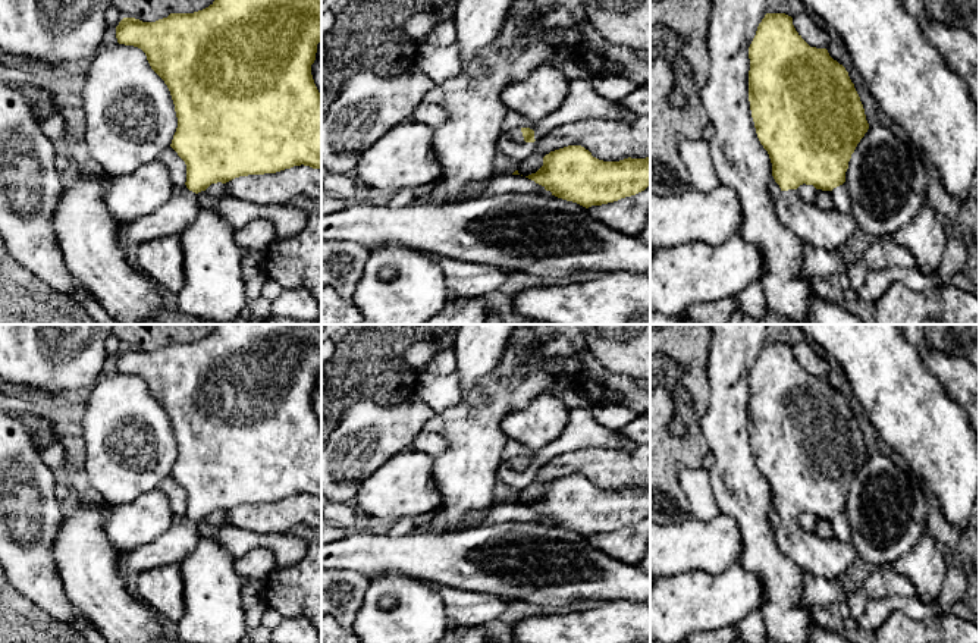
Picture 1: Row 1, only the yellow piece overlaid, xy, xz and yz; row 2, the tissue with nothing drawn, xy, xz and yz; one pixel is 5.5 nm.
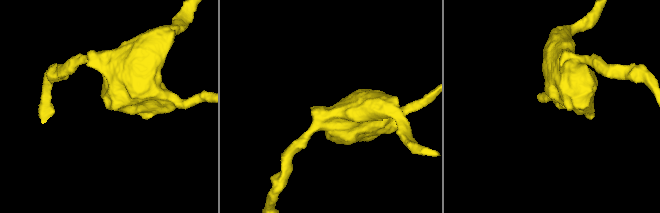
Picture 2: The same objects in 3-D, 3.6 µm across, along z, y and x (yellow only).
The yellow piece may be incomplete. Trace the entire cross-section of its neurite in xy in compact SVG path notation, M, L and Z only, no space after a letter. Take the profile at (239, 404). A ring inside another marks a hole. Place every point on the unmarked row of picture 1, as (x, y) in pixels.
M217 324L208 336L194 342L170 342L156 351L123 346L116 367L119 373L141 377L170 420L178 446L170 476L186 493L188 517L154 542L125 552L123 568L141 574L179 564L198 545L197 523L211 512L301 493L321 499L321 423L311 404L321 370L321 324Z

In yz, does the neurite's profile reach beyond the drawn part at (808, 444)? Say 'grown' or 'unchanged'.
grown

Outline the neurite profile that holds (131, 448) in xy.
M116 371L95 383L81 427L87 443L85 473L97 498L112 505L128 504L141 493L159 489L170 476L178 457L175 433L167 414L151 398L141 377Z

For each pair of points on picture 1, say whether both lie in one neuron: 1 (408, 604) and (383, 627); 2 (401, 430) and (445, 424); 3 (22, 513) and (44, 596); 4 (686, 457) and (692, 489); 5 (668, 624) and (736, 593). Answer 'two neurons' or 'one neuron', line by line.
1: one neuron
2: two neurons
3: one neuron
4: two neurons
5: one neuron

